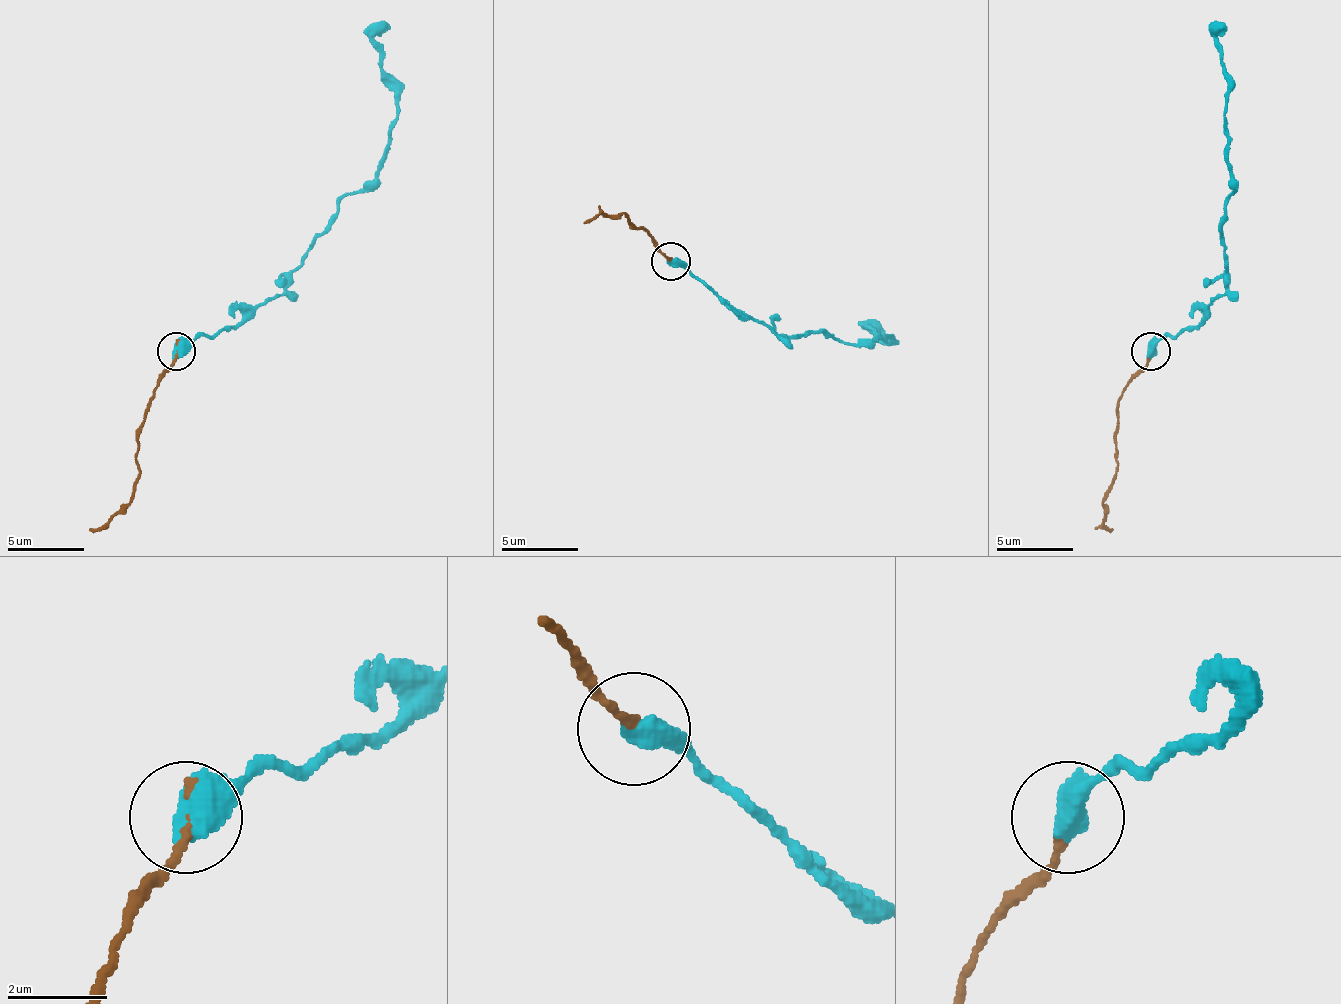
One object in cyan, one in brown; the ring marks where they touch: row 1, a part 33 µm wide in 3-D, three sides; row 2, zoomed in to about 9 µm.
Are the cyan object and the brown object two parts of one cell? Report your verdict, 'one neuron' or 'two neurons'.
two neurons

